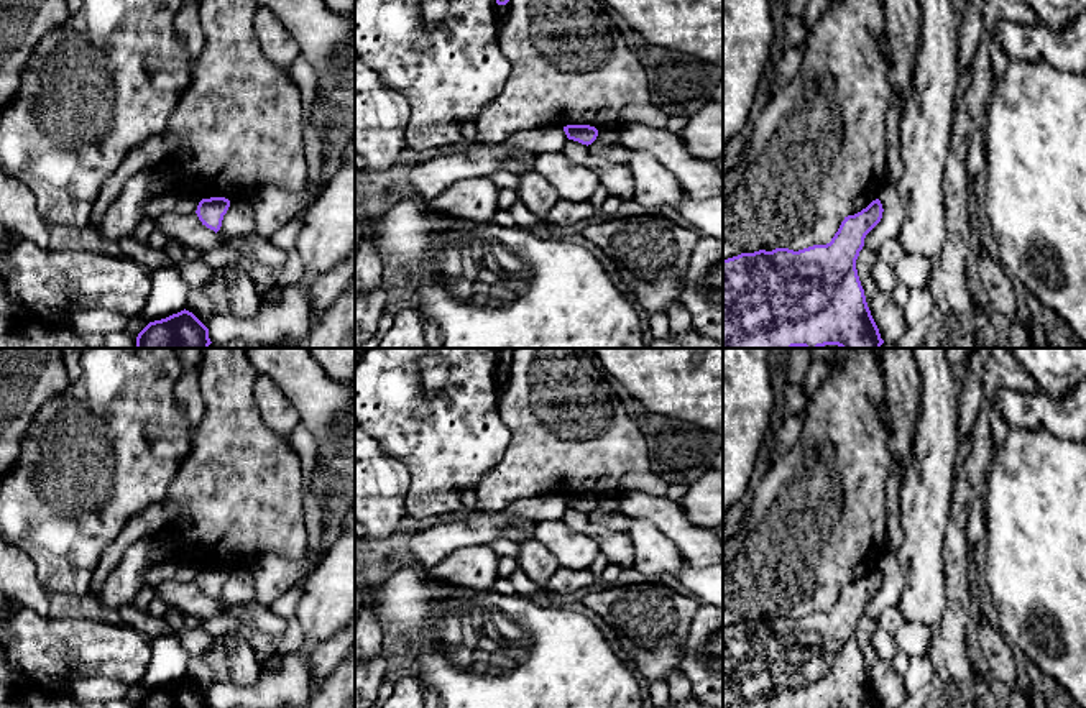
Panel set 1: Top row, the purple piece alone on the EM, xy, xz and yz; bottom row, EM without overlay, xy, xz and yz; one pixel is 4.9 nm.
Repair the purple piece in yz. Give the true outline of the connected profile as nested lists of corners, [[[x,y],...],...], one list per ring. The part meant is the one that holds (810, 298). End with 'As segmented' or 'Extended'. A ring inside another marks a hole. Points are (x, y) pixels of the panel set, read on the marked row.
[[[876,199],[861,212],[844,217],[826,245],[813,245],[798,251],[759,250],[723,260],[723,348],[820,348],[825,345],[881,348],[884,340],[867,307],[856,260],[866,235],[881,222],[882,212],[882,204]]]. As segmented

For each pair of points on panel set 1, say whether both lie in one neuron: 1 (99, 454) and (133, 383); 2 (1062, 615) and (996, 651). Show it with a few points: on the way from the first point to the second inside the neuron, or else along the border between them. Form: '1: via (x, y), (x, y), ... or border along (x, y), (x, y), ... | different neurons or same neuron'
1: via (117, 436), (133, 419), (133, 401) | same neuron
2: border along (998, 629), (1009, 643) | different neurons

